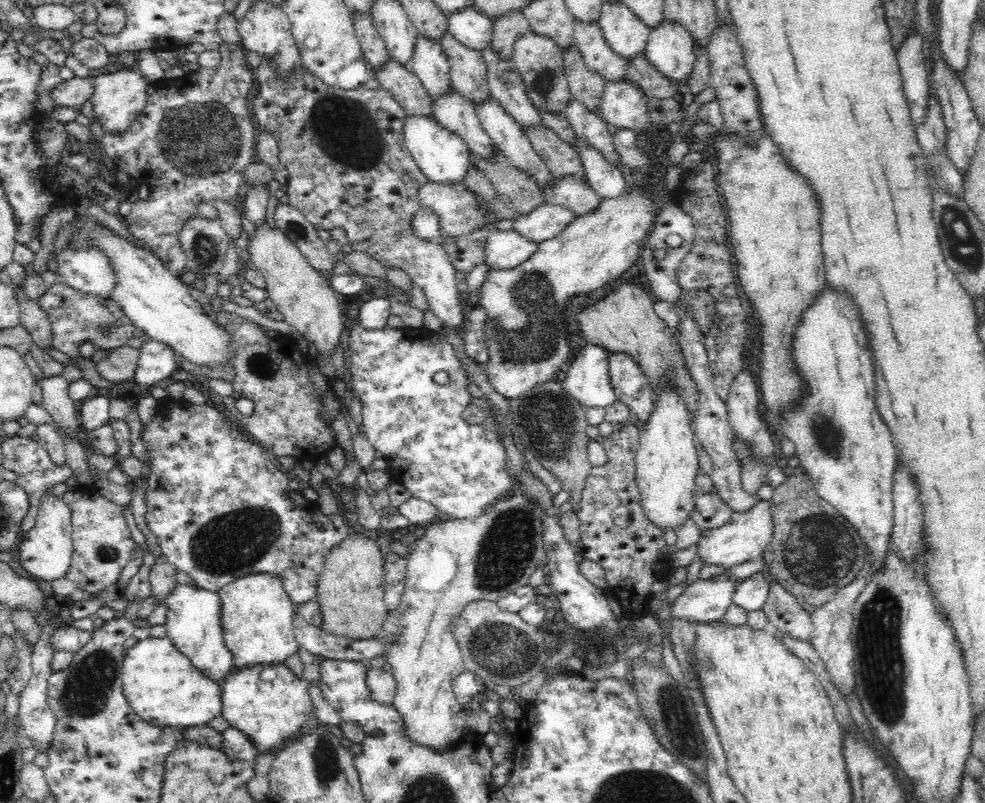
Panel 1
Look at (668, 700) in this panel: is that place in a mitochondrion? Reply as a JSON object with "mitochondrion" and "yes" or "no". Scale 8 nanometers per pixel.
{"mitochondrion":"yes"}

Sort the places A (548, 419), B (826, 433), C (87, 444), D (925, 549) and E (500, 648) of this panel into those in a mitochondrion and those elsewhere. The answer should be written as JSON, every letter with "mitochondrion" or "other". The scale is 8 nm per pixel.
{"A":"mitochondrion","B":"mitochondrion","C":"other","D":"other","E":"mitochondrion"}

